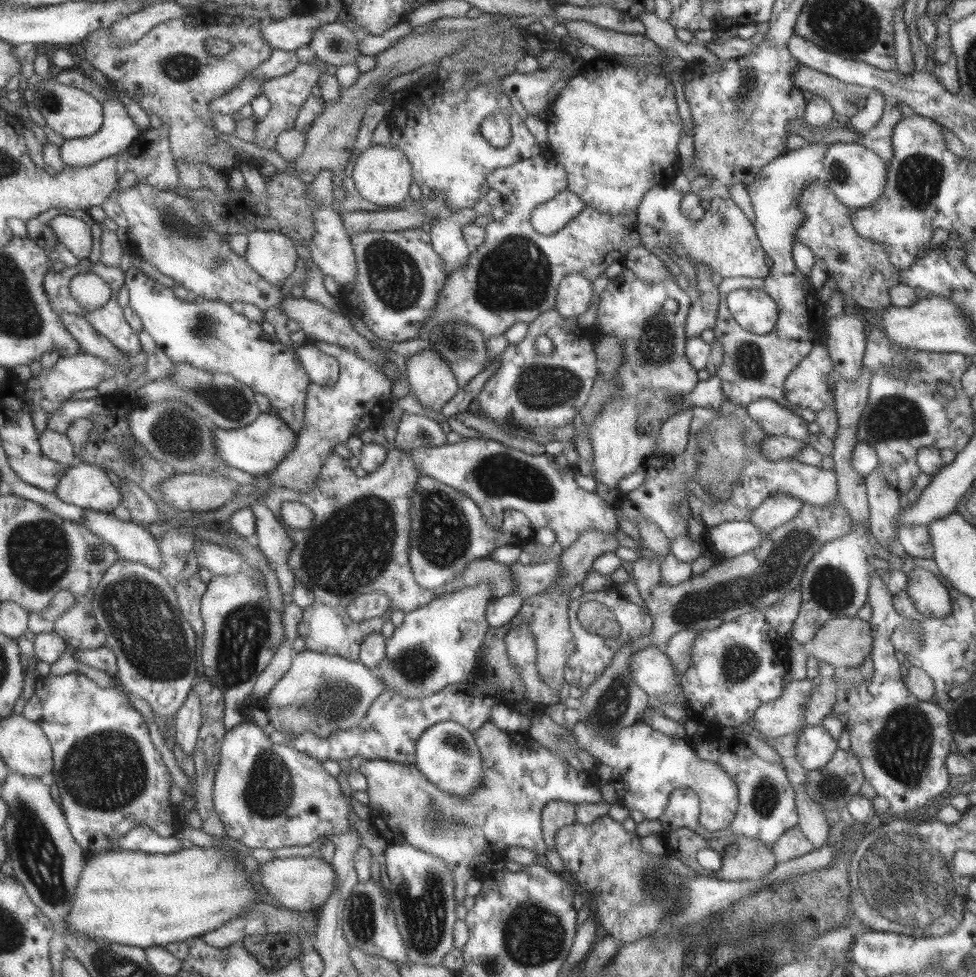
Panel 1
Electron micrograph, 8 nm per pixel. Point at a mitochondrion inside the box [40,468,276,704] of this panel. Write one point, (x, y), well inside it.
(140, 617)

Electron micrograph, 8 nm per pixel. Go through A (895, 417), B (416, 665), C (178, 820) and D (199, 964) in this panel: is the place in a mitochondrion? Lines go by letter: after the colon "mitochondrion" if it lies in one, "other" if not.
A: mitochondrion
B: mitochondrion
C: other
D: other

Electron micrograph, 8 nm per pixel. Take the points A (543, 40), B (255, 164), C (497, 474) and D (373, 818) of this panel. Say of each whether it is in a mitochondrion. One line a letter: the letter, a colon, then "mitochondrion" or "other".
A: other
B: other
C: mitochondrion
D: other

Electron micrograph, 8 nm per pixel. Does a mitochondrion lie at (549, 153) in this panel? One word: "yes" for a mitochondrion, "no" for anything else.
no

